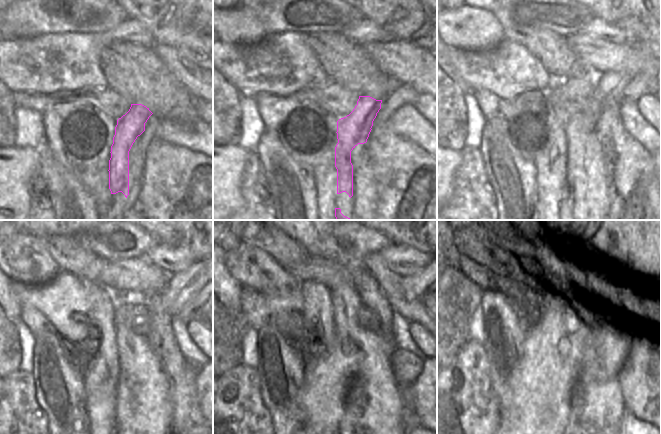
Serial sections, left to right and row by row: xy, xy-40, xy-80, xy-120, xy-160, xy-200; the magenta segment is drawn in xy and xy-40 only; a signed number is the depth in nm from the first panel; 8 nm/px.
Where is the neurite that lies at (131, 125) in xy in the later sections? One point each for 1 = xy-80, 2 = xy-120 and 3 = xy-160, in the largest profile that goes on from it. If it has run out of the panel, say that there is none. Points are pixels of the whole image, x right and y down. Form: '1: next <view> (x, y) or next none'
1: next xy-80 (611, 84)
2: next xy-120 (183, 286)
3: next xy-160 (414, 287)

